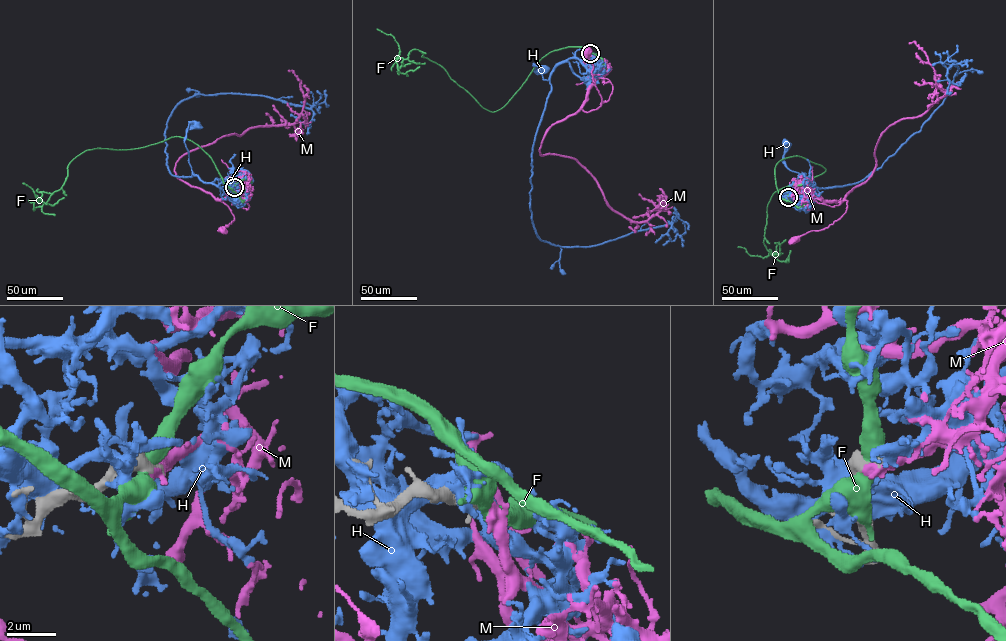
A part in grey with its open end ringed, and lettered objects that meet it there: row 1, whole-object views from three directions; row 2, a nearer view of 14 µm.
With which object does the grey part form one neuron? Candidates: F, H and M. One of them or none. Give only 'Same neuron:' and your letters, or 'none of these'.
Same neuron: M

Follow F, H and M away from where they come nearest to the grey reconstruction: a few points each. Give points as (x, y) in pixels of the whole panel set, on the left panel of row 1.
F: (234, 187), (205, 151), (178, 136), (83, 151), (46, 204), (22, 183)
H: (232, 187), (225, 191), (192, 173), (184, 139), (187, 131), (197, 124)
M: (234, 187), (238, 184), (234, 191), (217, 199), (228, 206), (234, 220), (223, 230)

